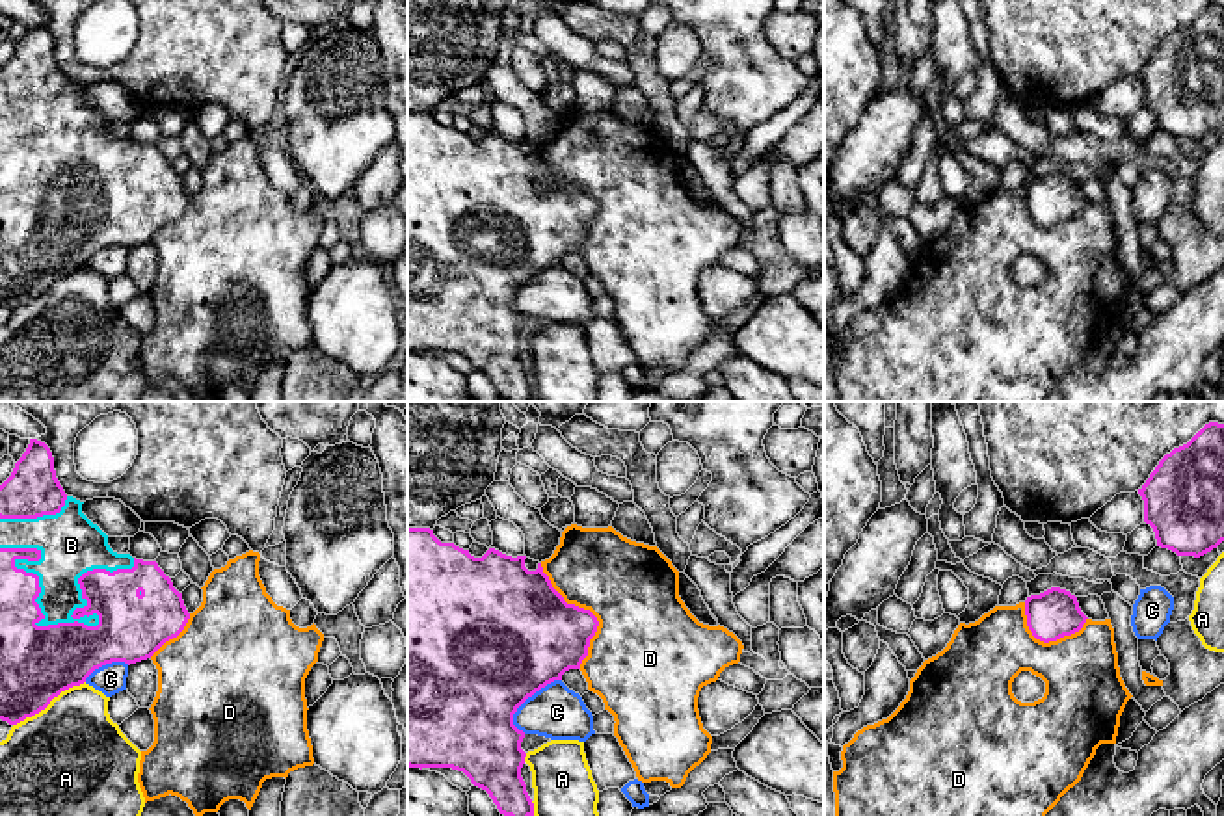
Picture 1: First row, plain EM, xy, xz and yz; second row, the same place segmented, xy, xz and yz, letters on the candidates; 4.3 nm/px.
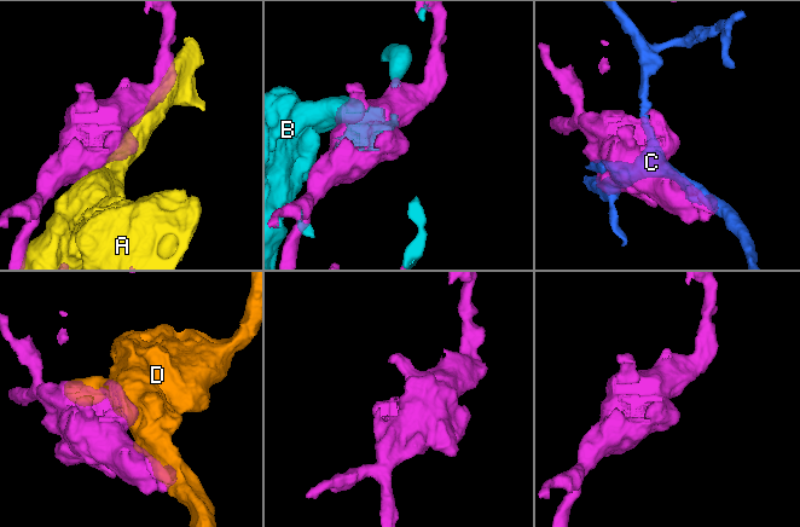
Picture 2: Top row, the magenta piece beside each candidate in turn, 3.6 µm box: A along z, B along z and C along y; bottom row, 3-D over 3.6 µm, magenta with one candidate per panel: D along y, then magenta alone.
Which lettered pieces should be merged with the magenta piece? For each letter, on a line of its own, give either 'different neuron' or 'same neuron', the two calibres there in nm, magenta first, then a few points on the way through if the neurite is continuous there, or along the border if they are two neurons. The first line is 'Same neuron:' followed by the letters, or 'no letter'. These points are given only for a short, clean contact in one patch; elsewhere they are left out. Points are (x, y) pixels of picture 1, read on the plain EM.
Same neuron: B
A: different neuron; 320 nm thick on the magenta side, 480 nm on the other
B: same neuron; 320 nm thick on the magenta side, 190 nm on the other
C: different neuron; 500 nm thick on the magenta side, 240 nm on the other
D: different neuron; 380 nm thick on the magenta side, 400 nm on the other

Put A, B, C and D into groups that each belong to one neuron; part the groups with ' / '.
A / B / C / D

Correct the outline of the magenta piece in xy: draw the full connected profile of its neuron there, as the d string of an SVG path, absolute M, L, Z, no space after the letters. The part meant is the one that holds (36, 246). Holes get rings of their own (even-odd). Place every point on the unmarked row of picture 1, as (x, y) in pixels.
M30 22L11 59L0 69L0 303L17 309L45 294L61 275L80 270L112 245L136 247L177 221L190 197L182 177L156 145L117 138L108 119L67 80L54 54L50 32Z

